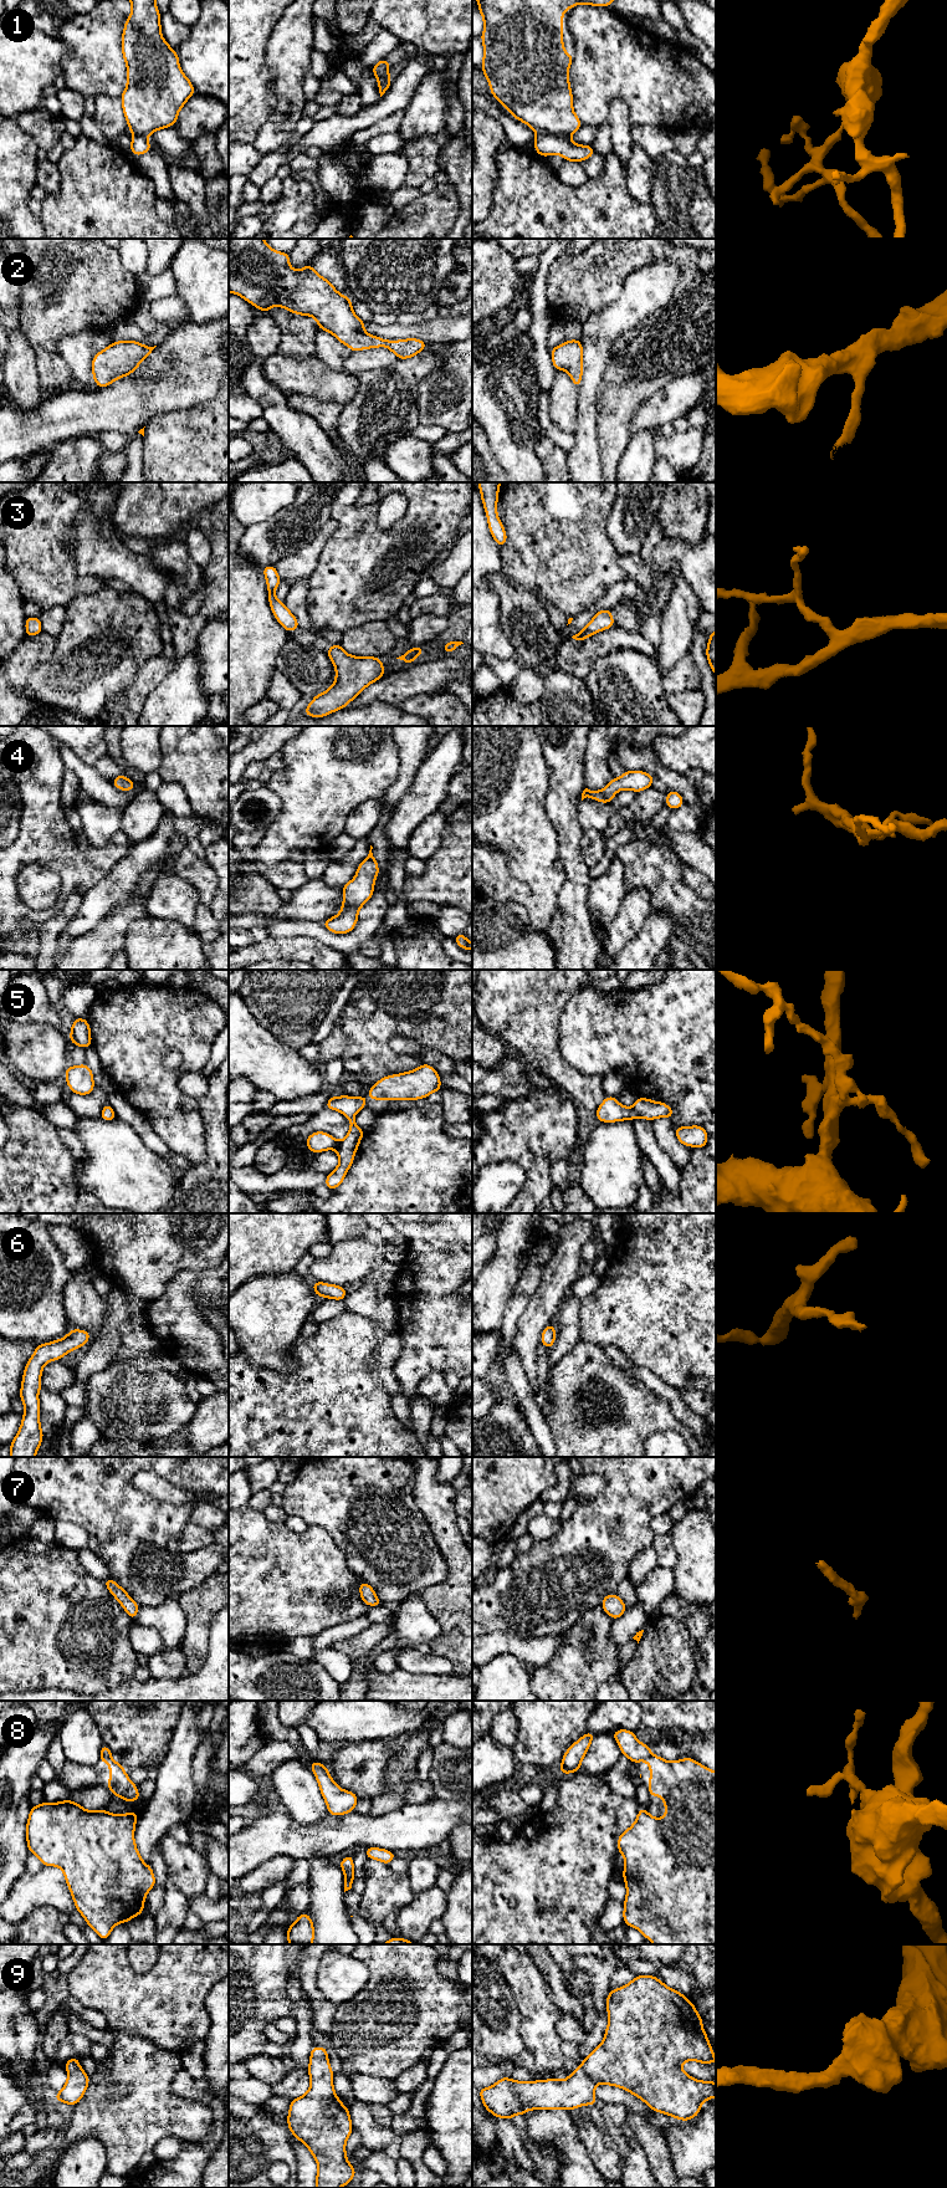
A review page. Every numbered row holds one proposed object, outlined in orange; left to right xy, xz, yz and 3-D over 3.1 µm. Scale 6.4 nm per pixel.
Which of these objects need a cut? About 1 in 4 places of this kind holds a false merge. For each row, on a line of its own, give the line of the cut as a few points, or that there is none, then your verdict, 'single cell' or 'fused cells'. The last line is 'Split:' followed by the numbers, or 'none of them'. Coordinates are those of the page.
1: cut yz (537, 132), (568, 137); fused cells
2: cut none; single cell
3: cut none; single cell
4: cut none; single cell
5: cut none; single cell
6: cut none; single cell
7: cut none; single cell
8: cut yz (651, 1754), (641, 1759); fused cells
9: cut none; single cell
Split: 1, 8

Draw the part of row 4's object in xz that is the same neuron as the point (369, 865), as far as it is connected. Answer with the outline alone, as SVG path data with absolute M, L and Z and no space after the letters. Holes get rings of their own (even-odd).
M370 845L368 857L357 866L357 875L342 886L343 905L339 914L322 922L331 932L350 932L357 925L359 909L373 896L379 868L372 849Z

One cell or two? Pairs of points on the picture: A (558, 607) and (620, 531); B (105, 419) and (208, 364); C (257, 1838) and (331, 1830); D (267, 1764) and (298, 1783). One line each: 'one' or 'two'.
A: two
B: one
C: one
D: two

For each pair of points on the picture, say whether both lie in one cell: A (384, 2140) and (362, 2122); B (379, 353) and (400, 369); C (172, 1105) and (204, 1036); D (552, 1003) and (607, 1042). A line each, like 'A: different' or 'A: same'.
A: same
B: different
C: same
D: different

